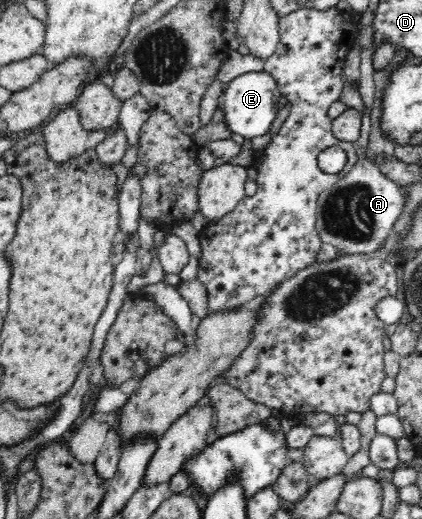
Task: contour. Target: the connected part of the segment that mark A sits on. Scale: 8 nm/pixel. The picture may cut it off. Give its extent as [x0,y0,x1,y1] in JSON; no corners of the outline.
[315,25,405,256]

